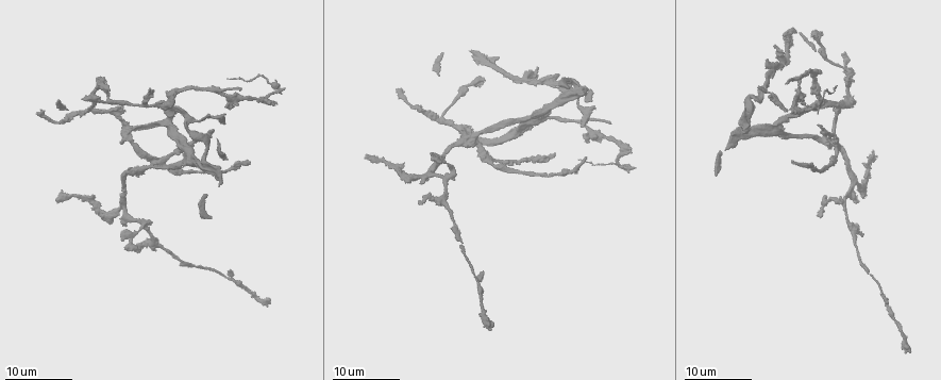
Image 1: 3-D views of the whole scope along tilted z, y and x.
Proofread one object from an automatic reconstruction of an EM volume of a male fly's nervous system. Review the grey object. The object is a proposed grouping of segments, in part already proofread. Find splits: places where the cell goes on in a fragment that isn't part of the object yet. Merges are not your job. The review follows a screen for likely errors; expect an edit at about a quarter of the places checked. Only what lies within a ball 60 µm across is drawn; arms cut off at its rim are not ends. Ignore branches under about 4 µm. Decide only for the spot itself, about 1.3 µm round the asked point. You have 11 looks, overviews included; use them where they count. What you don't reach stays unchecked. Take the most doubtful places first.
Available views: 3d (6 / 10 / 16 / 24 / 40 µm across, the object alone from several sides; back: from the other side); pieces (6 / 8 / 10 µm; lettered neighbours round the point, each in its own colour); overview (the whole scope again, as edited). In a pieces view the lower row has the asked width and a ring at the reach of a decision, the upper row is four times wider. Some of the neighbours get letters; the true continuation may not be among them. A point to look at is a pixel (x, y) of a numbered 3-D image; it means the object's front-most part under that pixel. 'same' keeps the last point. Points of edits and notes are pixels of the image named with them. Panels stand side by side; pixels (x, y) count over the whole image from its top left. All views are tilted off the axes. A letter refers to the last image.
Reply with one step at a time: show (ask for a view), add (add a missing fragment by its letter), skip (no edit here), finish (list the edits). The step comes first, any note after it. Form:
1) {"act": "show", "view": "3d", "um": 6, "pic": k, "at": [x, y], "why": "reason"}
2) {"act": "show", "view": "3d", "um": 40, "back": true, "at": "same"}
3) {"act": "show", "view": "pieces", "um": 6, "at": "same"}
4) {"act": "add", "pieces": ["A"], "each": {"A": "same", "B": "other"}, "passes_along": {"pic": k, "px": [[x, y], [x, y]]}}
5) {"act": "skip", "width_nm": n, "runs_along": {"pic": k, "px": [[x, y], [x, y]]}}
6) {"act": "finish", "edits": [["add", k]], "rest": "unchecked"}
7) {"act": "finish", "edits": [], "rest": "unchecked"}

{"act": "show", "view": "3d", "um": 24, "pic": 1, "at": [398, 91], "why": "an open end"}

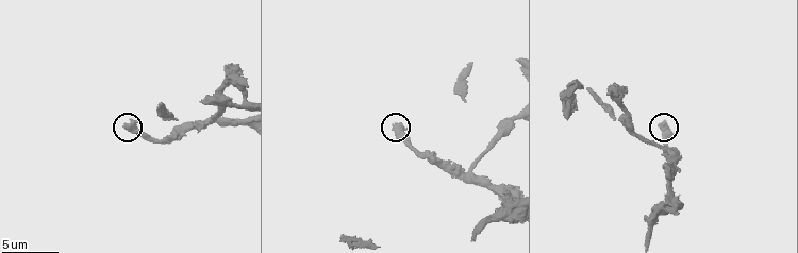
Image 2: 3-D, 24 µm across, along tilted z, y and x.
{"act": "show", "view": "pieces", "um": 6, "pic": 2, "at": [394, 126], "why": "what lies round it"}

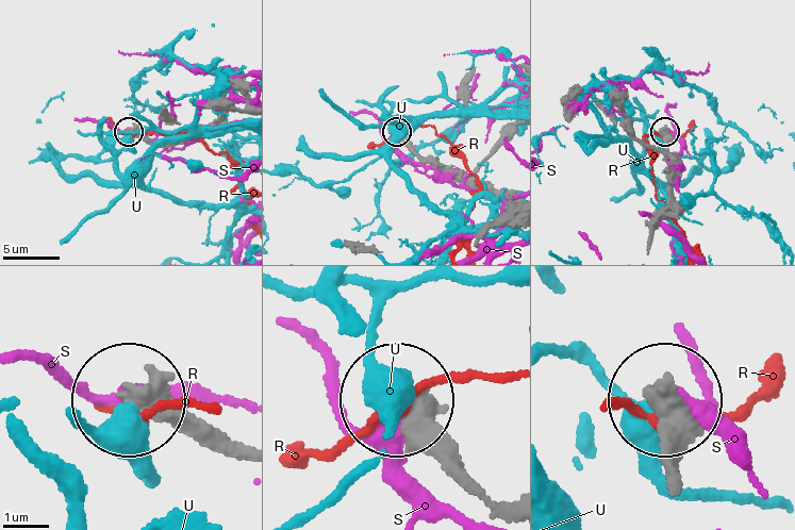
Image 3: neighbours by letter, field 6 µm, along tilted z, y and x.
{"act": "skip", "each": {"R": "other", "S": "other", "U": "other"}, "runs_along": {"pic": 3, "px": [[239, 444], [138, 400]]}, "found": "no lettered fragment goes on from it"}

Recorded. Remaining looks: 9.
{"act": "show", "view": "3d", "um": 24, "pic": 1, "at": [249, 163], "why": "free end"}

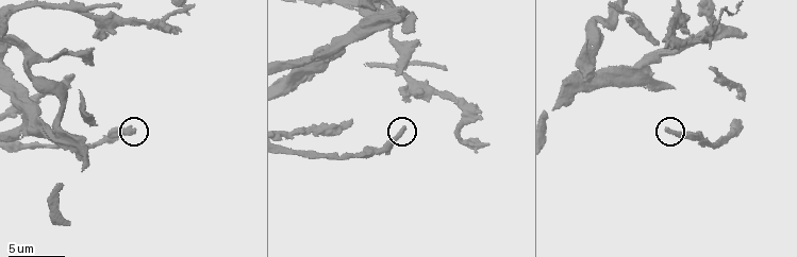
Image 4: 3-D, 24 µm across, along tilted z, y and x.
{"act": "show", "view": "pieces", "um": 6, "pic": 4, "at": [667, 128]}

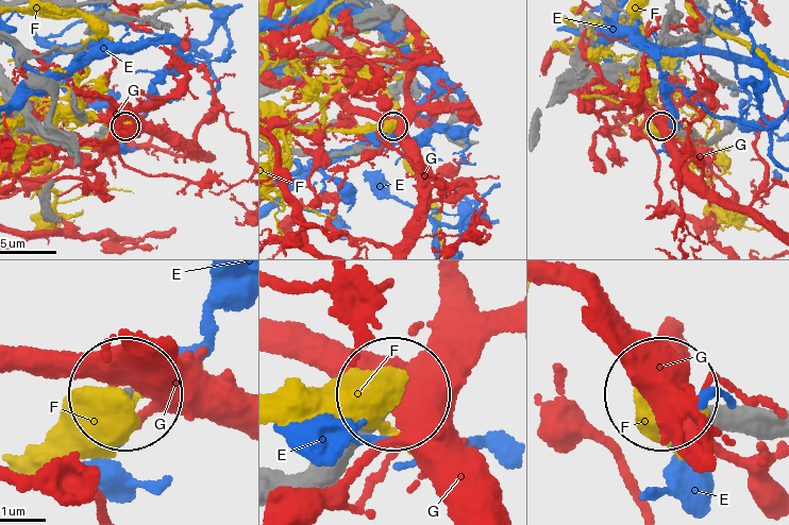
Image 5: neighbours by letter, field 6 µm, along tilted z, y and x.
{"act": "skip", "each": {"E": "other", "F": "other", "G": "other"}, "found": "none of them fits"}

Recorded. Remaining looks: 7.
{"act": "show", "view": "pieces", "um": 8, "pic": 2, "at": [339, 238], "why": "an open end"}

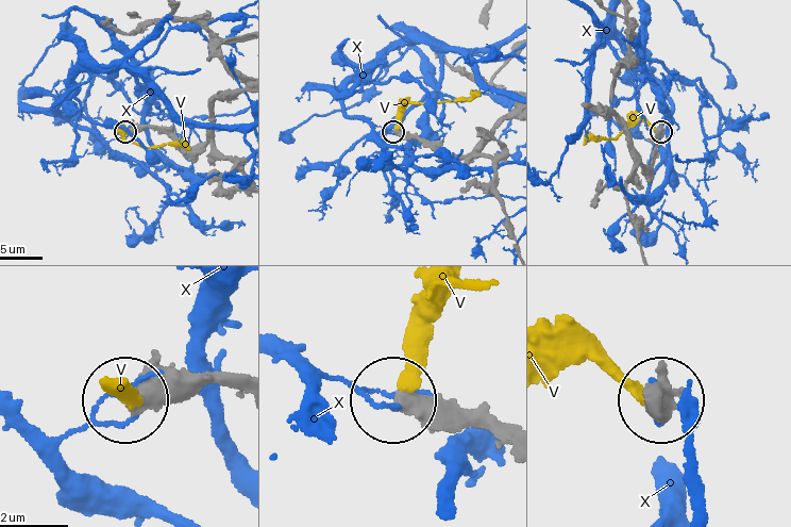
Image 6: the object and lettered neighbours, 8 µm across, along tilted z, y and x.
{"act": "add", "pieces": ["V"], "each": {"V": "same", "X": "other"}, "found": "it goes on there"}

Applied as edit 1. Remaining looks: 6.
{"act": "show", "view": "3d", "um": 6, "pic": 4, "at": [72, 77], "why": "free end"}

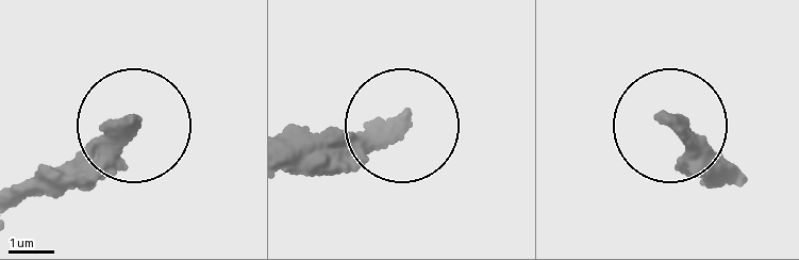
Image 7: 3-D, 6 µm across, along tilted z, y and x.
{"act": "show", "view": "pieces", "um": 6, "pic": 7, "at": [131, 121]}

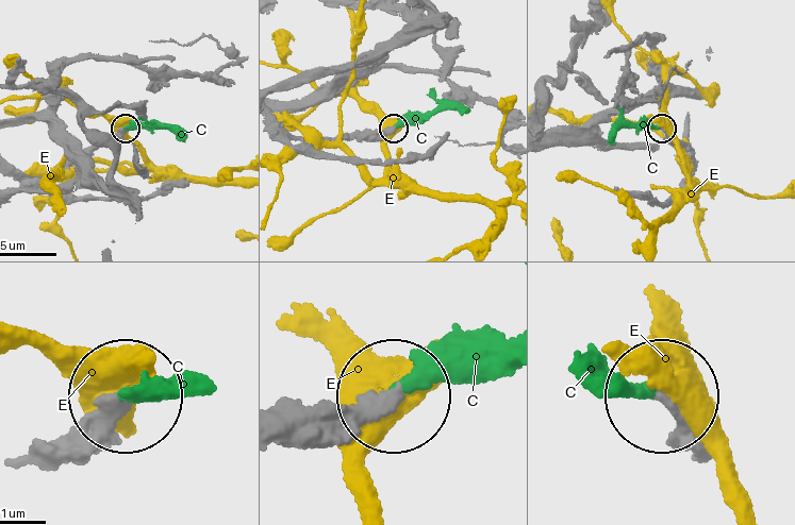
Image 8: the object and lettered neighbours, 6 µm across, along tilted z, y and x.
{"act": "add", "pieces": ["C"], "each": {"C": "same", "E": "other"}, "passes_along": {"pic": 8, "px": [[288, 424], [396, 387], [508, 370]]}, "found": "it goes on there"}

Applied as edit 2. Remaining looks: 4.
{"act": "show", "view": "3d", "um": 10, "pic": 4, "at": [408, 99]}

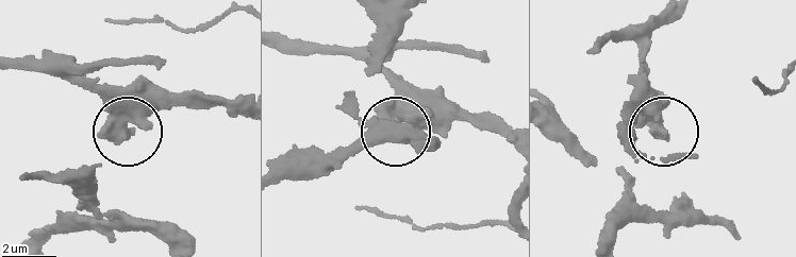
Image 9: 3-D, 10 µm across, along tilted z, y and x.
{"act": "show", "view": "pieces", "um": 6, "pic": 9, "at": [125, 135], "why": "what lies round it"}

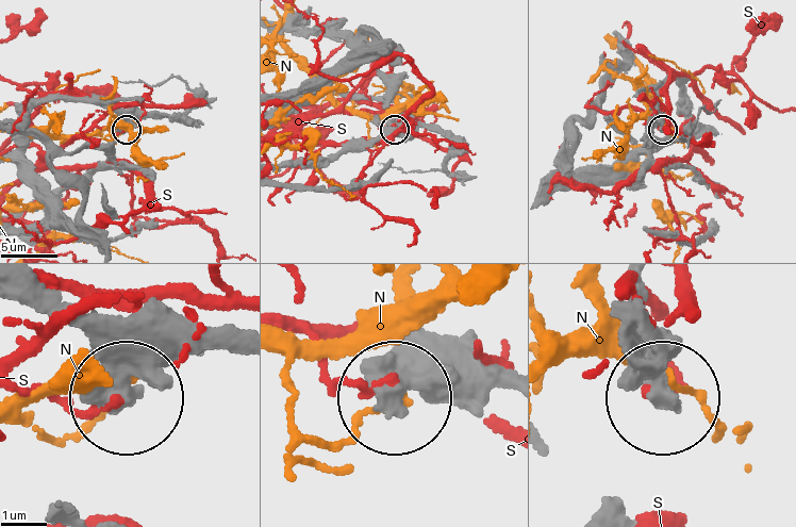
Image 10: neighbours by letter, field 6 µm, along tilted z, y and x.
{"act": "skip", "width_nm": 410, "each": {"N": "other", "S": "other"}, "found": "no lettered fragment goes on from it"}

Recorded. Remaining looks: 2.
{"act": "finish", "edits": [["add", 6], ["add", 8]], "rest": "unchecked"}

